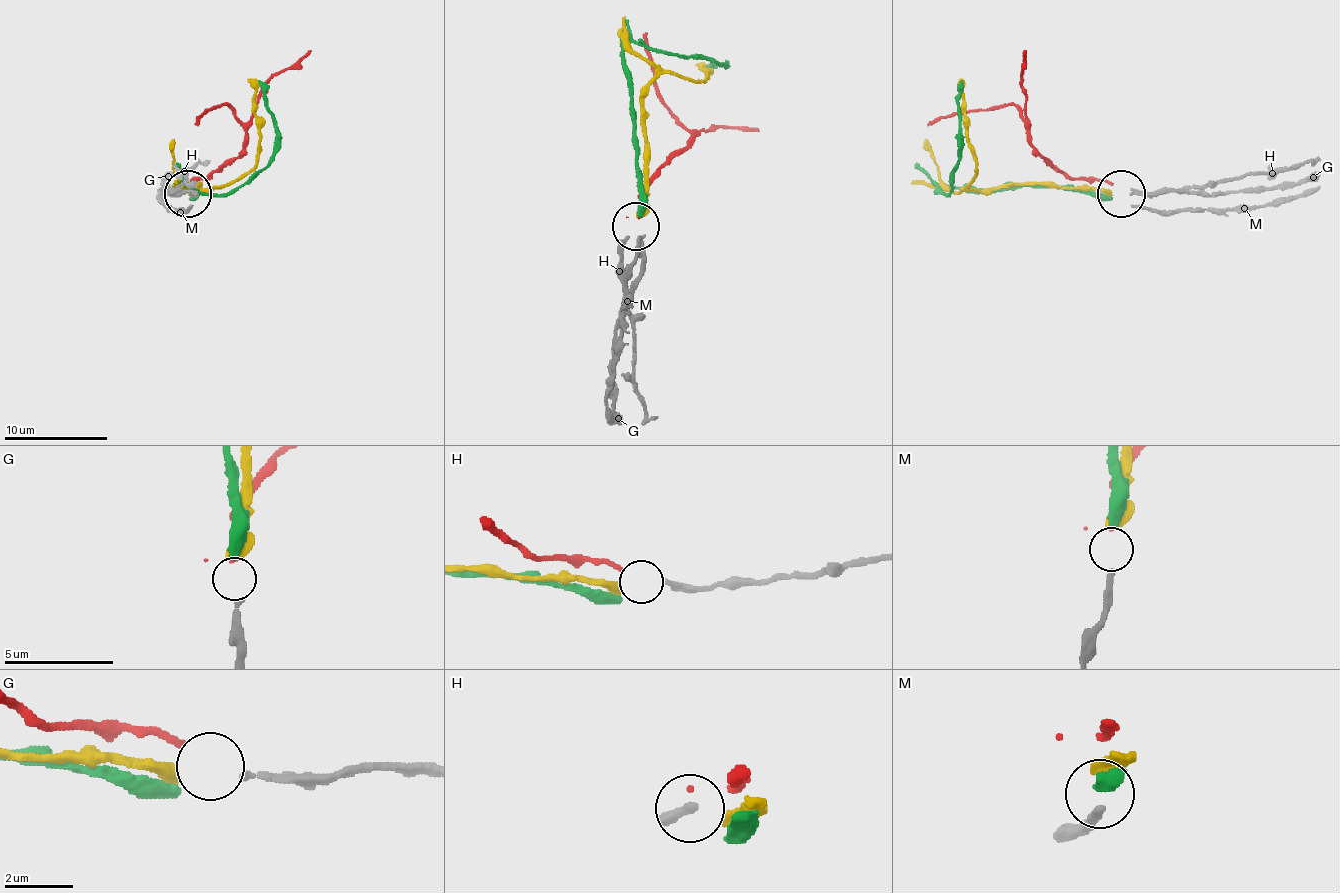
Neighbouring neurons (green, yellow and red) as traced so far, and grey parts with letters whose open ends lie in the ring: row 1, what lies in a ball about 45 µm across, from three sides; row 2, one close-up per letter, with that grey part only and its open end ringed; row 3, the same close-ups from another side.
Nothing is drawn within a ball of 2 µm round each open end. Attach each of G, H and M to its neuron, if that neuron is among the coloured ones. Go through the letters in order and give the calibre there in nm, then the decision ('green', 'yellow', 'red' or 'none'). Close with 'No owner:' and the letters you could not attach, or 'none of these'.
G: 220 nm | none
H: 320 nm | red
M: 240 nm | none
No owner: G, M

